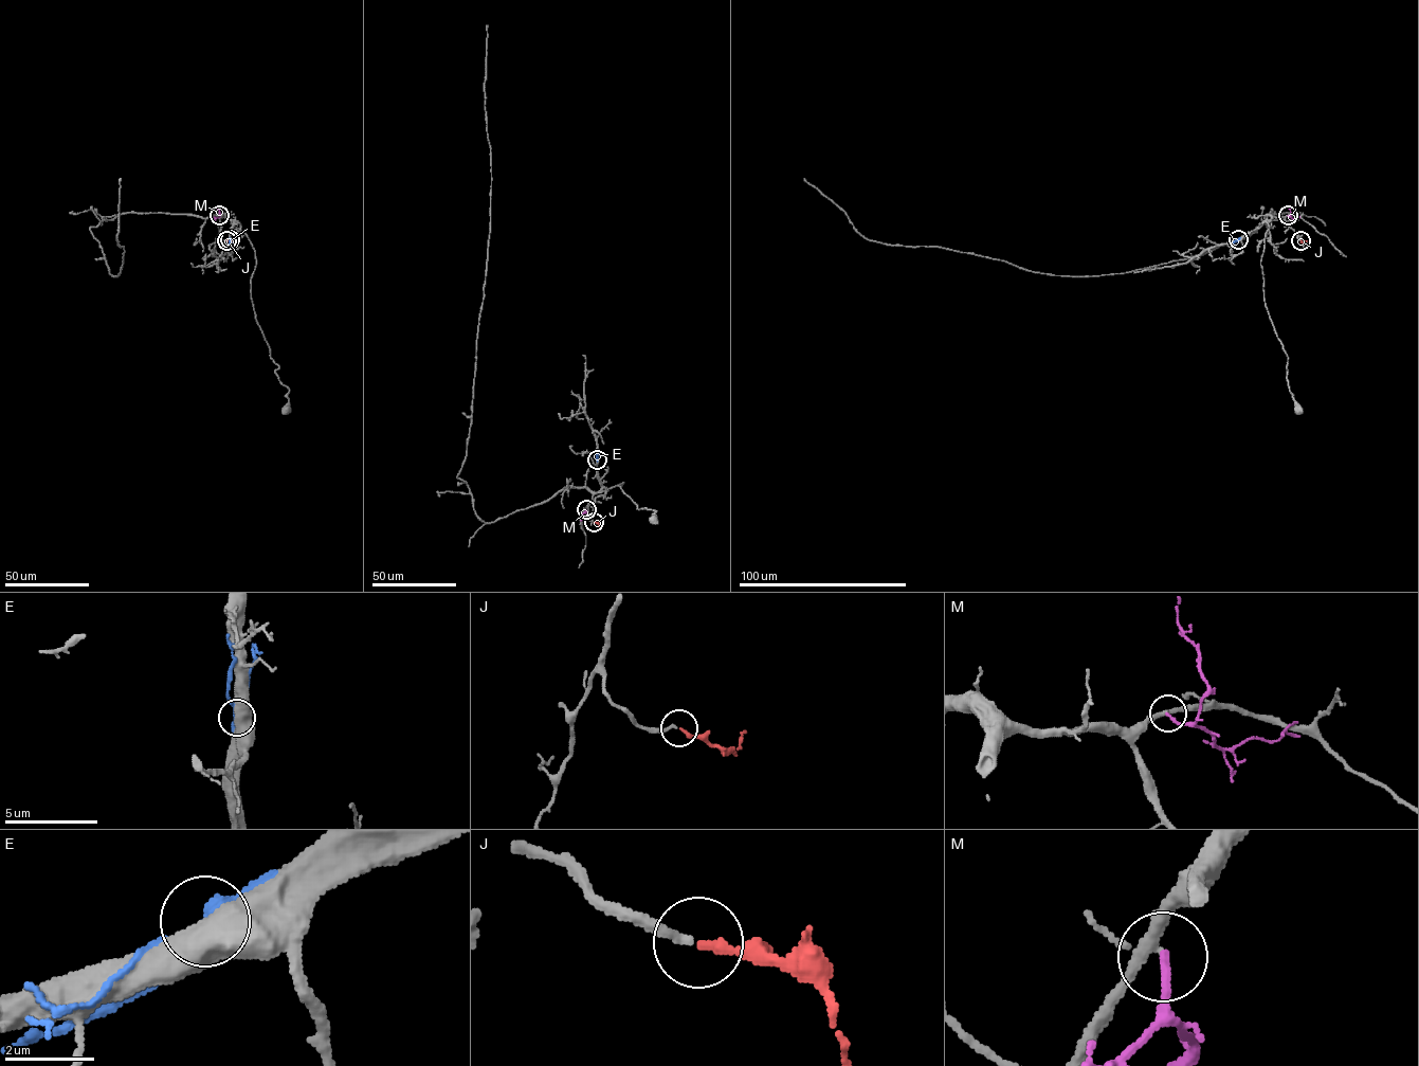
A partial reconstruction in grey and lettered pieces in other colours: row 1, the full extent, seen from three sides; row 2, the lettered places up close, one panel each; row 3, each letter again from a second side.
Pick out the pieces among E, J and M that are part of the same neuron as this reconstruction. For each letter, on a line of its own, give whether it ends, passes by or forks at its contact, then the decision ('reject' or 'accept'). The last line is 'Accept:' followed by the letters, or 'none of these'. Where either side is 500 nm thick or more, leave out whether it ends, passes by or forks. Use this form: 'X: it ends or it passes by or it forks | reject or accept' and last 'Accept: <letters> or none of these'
E: reject
J: it ends | accept
M: it ends | reject
Accept: J

